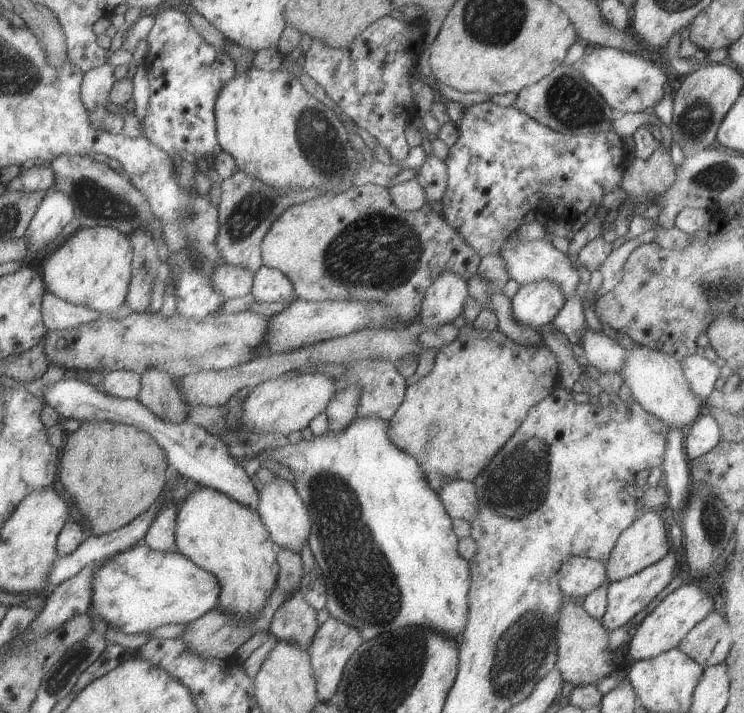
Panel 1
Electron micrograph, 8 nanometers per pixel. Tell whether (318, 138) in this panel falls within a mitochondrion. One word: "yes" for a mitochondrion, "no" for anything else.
yes

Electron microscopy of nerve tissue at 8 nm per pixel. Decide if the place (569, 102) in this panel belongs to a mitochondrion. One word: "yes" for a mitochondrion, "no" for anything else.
yes

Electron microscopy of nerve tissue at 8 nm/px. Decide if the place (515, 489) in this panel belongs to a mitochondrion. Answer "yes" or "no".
yes

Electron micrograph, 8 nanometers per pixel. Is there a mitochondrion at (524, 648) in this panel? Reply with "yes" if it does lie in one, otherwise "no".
yes

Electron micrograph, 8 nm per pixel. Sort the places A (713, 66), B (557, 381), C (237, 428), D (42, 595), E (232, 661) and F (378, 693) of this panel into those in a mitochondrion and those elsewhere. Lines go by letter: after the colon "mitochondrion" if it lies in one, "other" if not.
A: other
B: other
C: other
D: other
E: other
F: mitochondrion

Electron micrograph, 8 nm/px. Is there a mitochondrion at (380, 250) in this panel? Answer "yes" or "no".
yes

